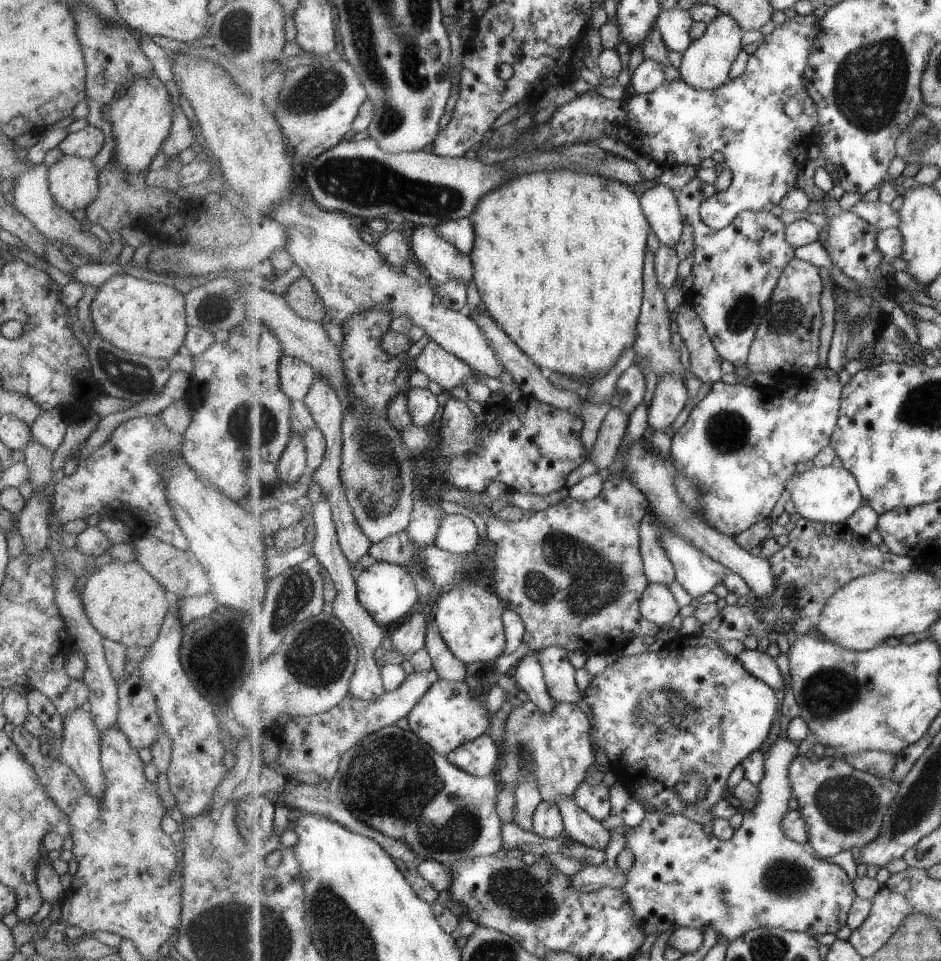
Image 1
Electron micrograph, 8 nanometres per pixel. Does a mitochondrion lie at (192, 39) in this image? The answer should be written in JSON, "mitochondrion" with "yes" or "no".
{"mitochondrion":"no"}

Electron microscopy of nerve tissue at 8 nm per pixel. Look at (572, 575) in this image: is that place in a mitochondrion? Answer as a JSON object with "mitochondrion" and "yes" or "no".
{"mitochondrion":"yes"}

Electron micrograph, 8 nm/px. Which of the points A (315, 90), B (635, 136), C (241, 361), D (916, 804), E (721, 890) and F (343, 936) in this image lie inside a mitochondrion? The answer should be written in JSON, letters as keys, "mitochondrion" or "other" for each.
{"A":"mitochondrion","B":"other","C":"other","D":"mitochondrion","E":"mitochondrion","F":"mitochondrion"}

